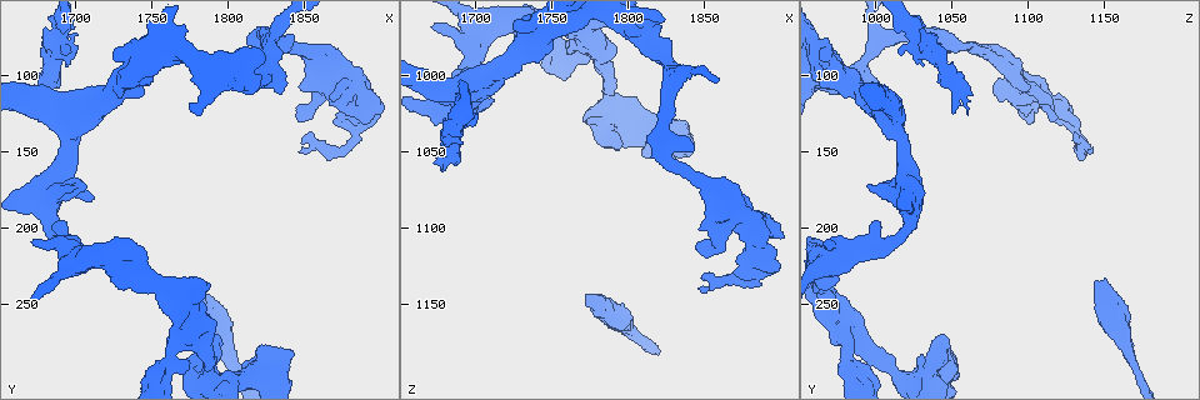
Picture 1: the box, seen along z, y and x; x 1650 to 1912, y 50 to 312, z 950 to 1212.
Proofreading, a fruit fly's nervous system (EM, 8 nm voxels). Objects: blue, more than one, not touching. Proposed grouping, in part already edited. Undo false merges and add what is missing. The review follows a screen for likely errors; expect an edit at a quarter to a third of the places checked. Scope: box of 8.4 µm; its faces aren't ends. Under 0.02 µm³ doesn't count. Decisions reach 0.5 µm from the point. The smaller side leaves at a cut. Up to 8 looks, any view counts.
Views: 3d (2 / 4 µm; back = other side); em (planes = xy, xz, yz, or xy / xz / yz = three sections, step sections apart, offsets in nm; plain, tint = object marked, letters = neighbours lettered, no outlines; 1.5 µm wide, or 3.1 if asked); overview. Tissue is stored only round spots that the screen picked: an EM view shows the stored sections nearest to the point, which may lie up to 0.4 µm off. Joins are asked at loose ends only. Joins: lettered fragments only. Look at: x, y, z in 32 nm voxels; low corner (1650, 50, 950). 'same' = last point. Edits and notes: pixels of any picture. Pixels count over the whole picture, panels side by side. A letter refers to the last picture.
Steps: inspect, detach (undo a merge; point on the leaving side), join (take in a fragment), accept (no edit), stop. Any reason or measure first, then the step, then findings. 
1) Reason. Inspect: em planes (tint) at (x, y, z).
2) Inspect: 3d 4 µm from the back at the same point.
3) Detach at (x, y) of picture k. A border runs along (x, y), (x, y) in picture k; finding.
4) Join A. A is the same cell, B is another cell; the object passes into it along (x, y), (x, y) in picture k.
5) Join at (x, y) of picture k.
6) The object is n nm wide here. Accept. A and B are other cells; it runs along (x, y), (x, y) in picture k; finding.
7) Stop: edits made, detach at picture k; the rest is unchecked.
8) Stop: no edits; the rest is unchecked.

Inspect: 3d 2 µm from the back at (1772, 234, 1150).

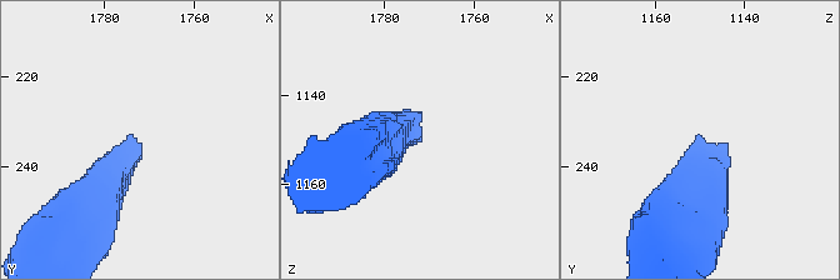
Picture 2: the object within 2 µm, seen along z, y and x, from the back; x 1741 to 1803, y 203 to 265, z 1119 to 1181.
Shape alone is not enough. Inspect: em yz step 8 (tint) at (1773, 233, 1150).

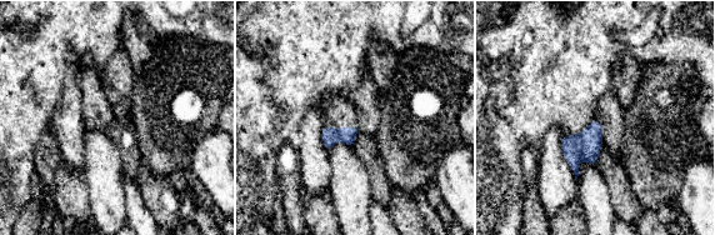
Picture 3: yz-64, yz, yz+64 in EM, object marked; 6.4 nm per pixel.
Inspect: em yz step 8 (letters) at the same point.

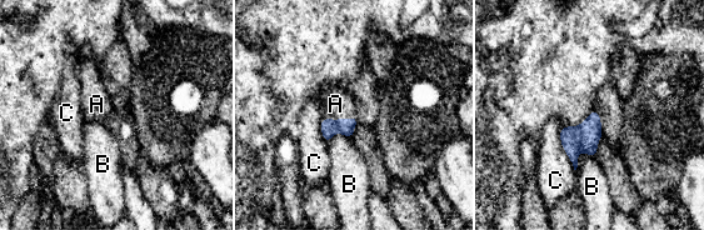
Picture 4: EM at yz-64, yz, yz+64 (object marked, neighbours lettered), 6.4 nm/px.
The longest contact is with C, 280 nm. Join A. A is the same cell, B and C are other cells; it goes on there.

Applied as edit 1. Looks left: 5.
Thin neck. Inspect: em xy step 4 (letters) at (1684, 204, 1018).

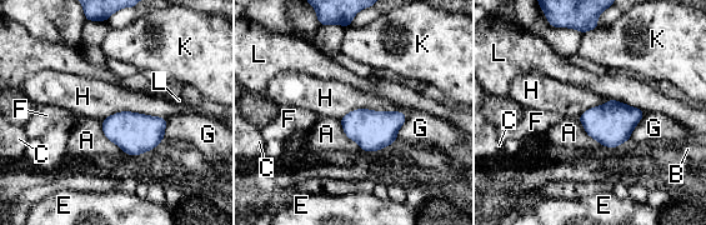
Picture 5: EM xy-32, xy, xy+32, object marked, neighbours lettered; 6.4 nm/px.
The longest contact is with H, 440 nm. Accept. A, B, C, E, F, G, H, K and L are other cells; a border runs along (405, 114), (354, 109), (339, 119) in picture 5; all the same neuron.

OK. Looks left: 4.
Inspect: 3d 2 µm at (1686, 78, 1034).

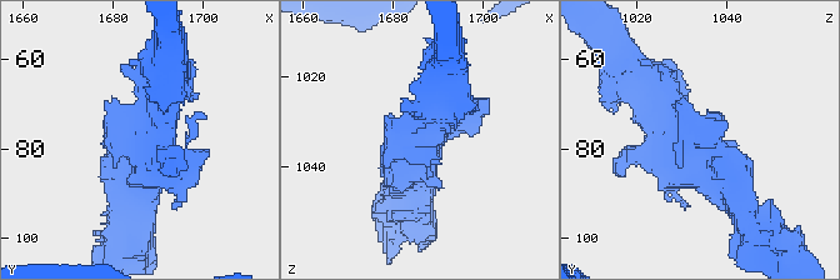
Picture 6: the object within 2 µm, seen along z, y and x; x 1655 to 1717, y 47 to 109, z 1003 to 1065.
Inspect: em planes (letters) at (1685, 76, 1034).

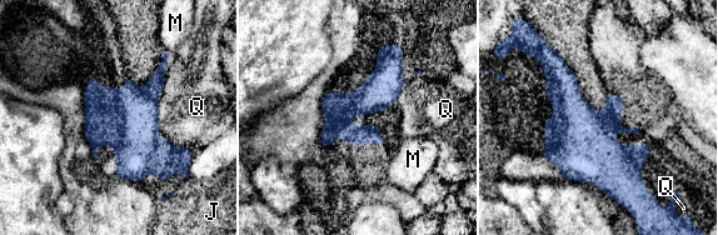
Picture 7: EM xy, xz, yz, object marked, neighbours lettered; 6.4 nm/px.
The object is 220 nm wide here. Accept. J, M and Q are other cells; a border runs along (164, 86), (159, 99), (158, 131) in picture 7; continuous, no second neuron.

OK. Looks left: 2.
Stop: edits made, join at picture 4; the rest is unchecked.

